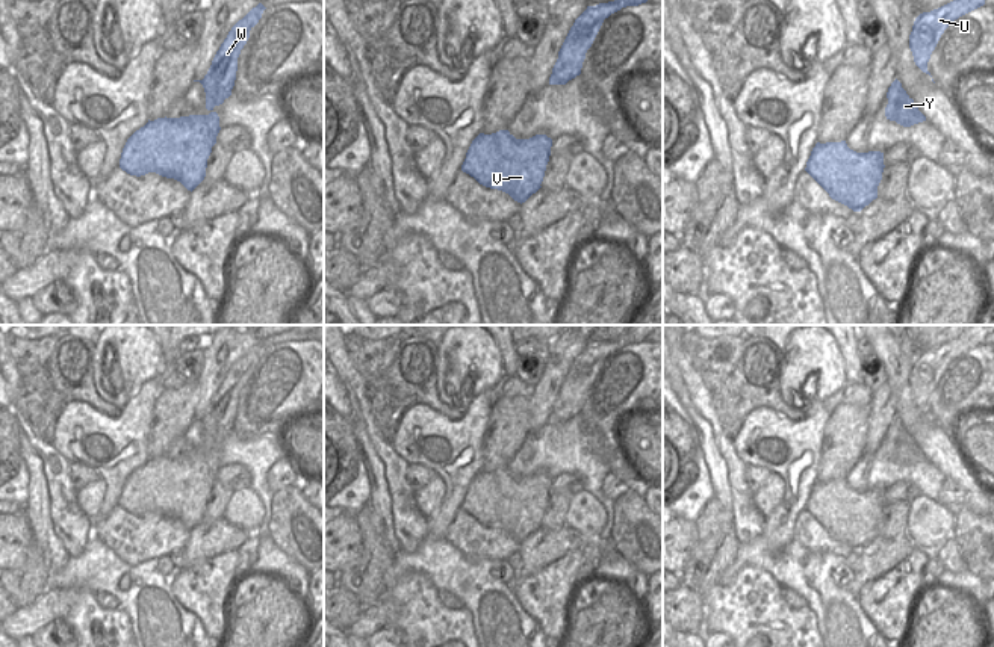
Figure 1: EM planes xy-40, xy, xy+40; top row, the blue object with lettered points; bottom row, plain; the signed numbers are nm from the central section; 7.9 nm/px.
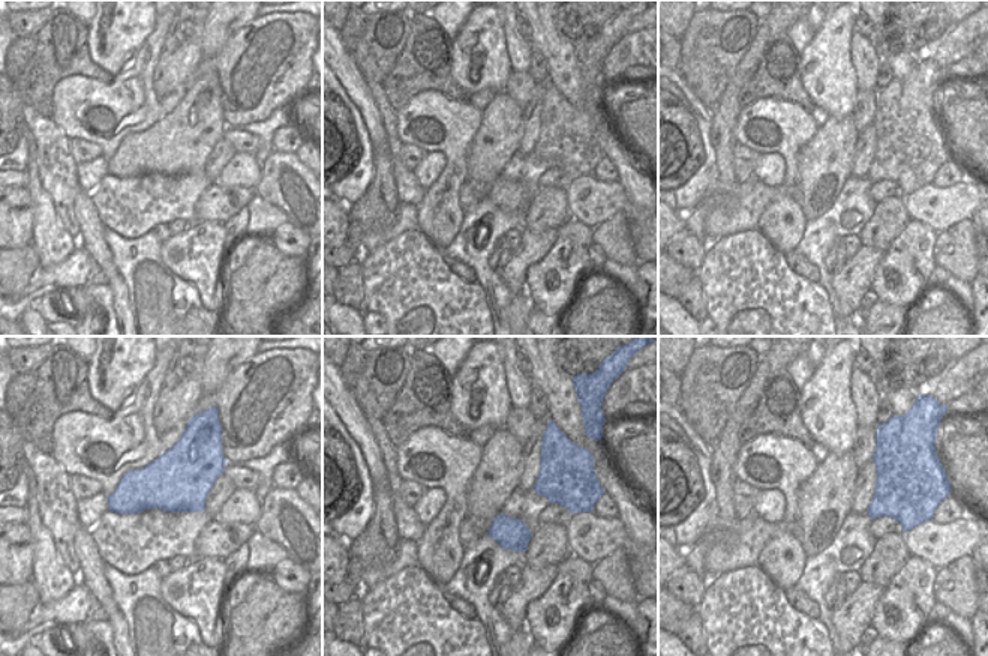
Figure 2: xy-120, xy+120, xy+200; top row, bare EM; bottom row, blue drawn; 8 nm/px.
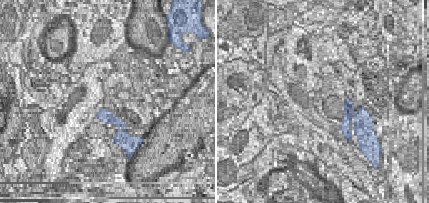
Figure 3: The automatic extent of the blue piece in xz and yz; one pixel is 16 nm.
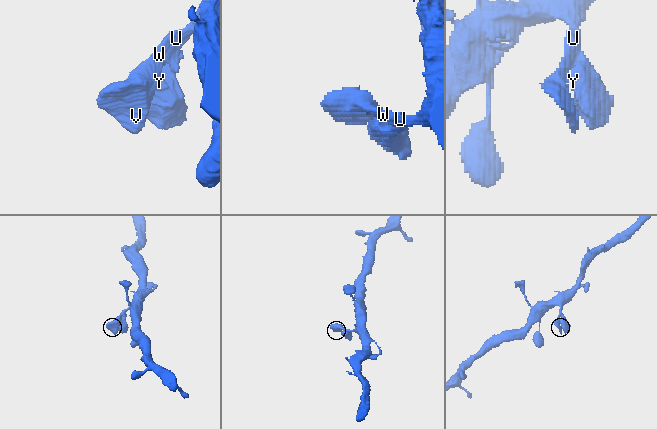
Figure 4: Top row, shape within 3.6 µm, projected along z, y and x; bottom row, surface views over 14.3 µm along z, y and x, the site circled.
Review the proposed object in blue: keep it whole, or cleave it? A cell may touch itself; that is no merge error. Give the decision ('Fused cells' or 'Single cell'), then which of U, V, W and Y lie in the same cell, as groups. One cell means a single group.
Single cell. Groups: U V W Y

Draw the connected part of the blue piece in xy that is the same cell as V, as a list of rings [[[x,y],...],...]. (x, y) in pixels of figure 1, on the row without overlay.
[[[508,469],[480,472],[466,491],[461,509],[522,543],[542,526],[551,485],[552,478],[546,473],[516,478]]]

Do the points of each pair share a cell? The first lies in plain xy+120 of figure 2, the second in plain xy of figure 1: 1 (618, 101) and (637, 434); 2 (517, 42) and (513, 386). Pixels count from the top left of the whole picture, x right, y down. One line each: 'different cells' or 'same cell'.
1: same cell
2: different cells

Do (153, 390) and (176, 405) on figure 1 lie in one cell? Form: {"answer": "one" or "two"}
{"answer": "two"}

